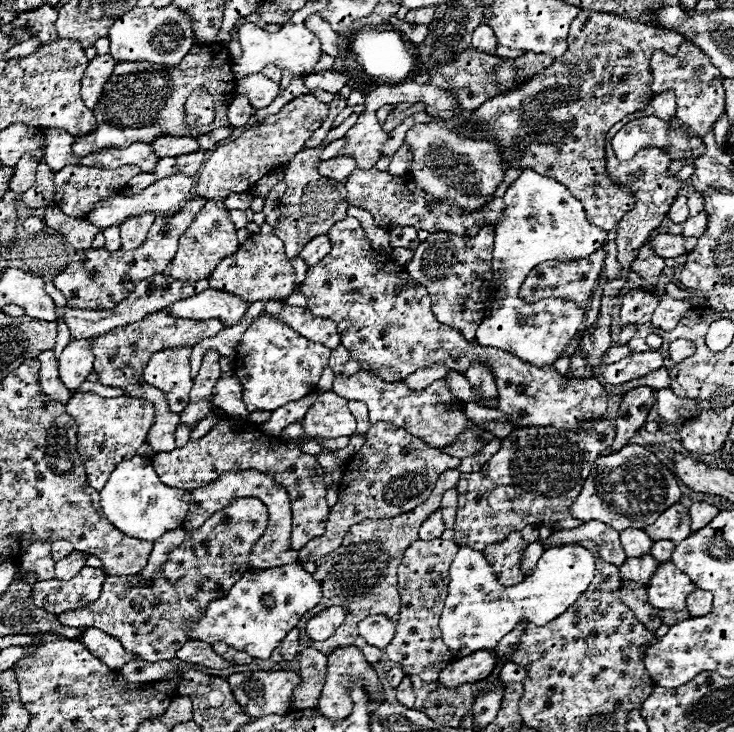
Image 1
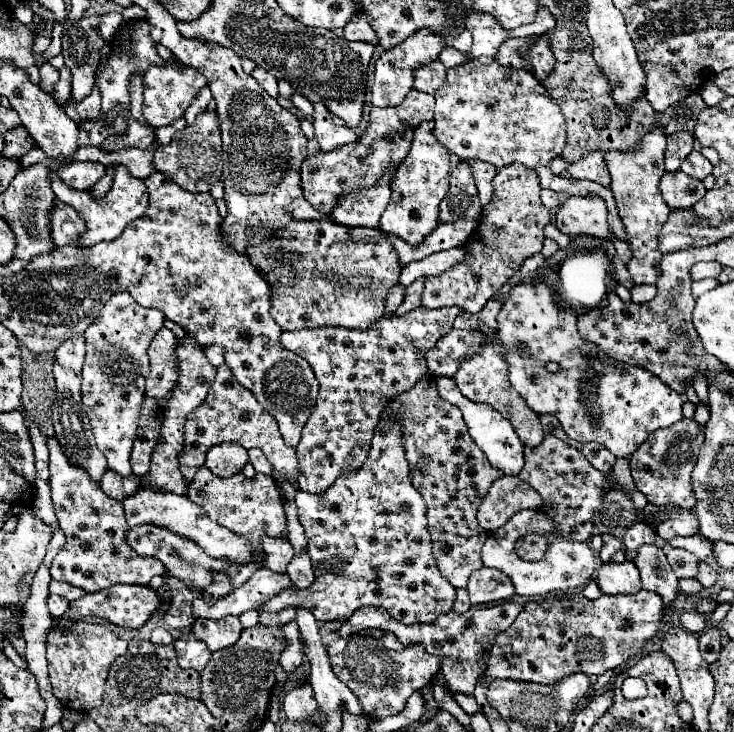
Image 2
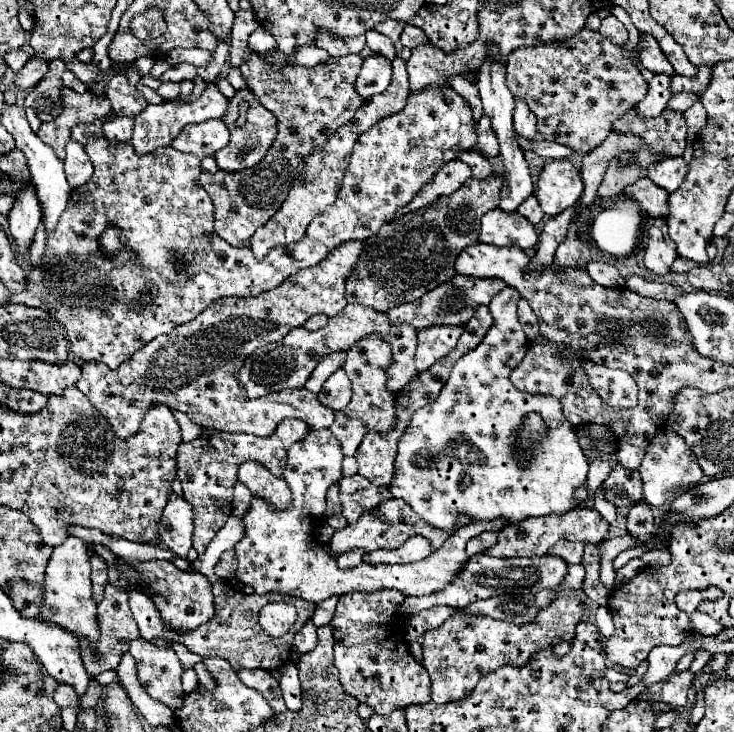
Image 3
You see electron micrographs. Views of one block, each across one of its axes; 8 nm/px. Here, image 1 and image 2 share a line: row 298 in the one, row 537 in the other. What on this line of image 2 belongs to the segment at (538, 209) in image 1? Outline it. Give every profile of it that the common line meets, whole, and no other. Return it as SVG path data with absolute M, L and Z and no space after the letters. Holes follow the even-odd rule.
M522 510L514 514L502 528L488 532L482 548L482 562L488 568L496 568L504 572L512 580L512 586L520 596L546 596L558 590L582 592L584 590L582 586L586 586L586 582L593 579L598 569L590 546L586 542L570 542L568 538L562 538L554 521L546 514L542 514L540 510ZM528 533L543 535L548 540L546 554L536 562L524 562L514 550L518 538Z

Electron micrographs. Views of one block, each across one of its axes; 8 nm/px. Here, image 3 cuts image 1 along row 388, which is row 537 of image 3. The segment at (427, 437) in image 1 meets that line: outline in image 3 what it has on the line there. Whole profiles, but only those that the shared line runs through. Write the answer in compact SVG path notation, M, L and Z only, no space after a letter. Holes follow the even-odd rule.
M392 498L392 500L382 502L382 504L376 506L374 510L362 514L362 518L360 518L356 524L348 524L344 530L336 530L334 536L332 536L332 540L330 540L332 558L336 558L338 554L342 554L342 552L346 552L346 550L350 550L350 548L364 548L366 552L374 552L374 550L396 550L396 548L400 548L410 536L416 536L416 534L418 534L418 536L424 536L424 538L430 542L432 552L436 552L436 550L444 544L444 540L446 540L450 534L454 534L454 530L458 530L460 526L466 526L466 522L468 522L468 516L458 516L454 528L448 530L448 532L444 532L444 530L440 530L440 528L430 526L428 522L424 522L406 502Z

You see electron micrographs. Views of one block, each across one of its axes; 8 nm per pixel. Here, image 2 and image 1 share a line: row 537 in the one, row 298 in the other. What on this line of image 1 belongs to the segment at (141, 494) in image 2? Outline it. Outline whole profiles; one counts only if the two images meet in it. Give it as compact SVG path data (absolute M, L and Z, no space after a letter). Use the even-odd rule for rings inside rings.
M212 288L162 308L162 312L176 318L190 318L190 320L222 318L226 326L238 324L246 310L248 310L246 300L238 296L230 296L228 292L222 292L222 290L212 290Z

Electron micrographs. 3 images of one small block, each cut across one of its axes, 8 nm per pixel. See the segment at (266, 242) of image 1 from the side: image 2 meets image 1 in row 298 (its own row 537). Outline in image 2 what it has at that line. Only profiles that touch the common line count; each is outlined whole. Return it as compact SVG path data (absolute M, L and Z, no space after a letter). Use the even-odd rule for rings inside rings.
M202 466L194 476L194 482L188 486L186 496L194 504L202 506L210 520L214 520L214 522L226 526L228 530L232 530L234 534L250 540L250 544L258 550L258 554L256 554L258 558L264 558L264 552L260 546L260 540L264 536L286 538L286 514L284 514L284 508L280 502L280 492L276 488L276 482L270 476L256 474L252 478L252 482L246 482L244 474L234 474L230 478L218 478L206 466Z

